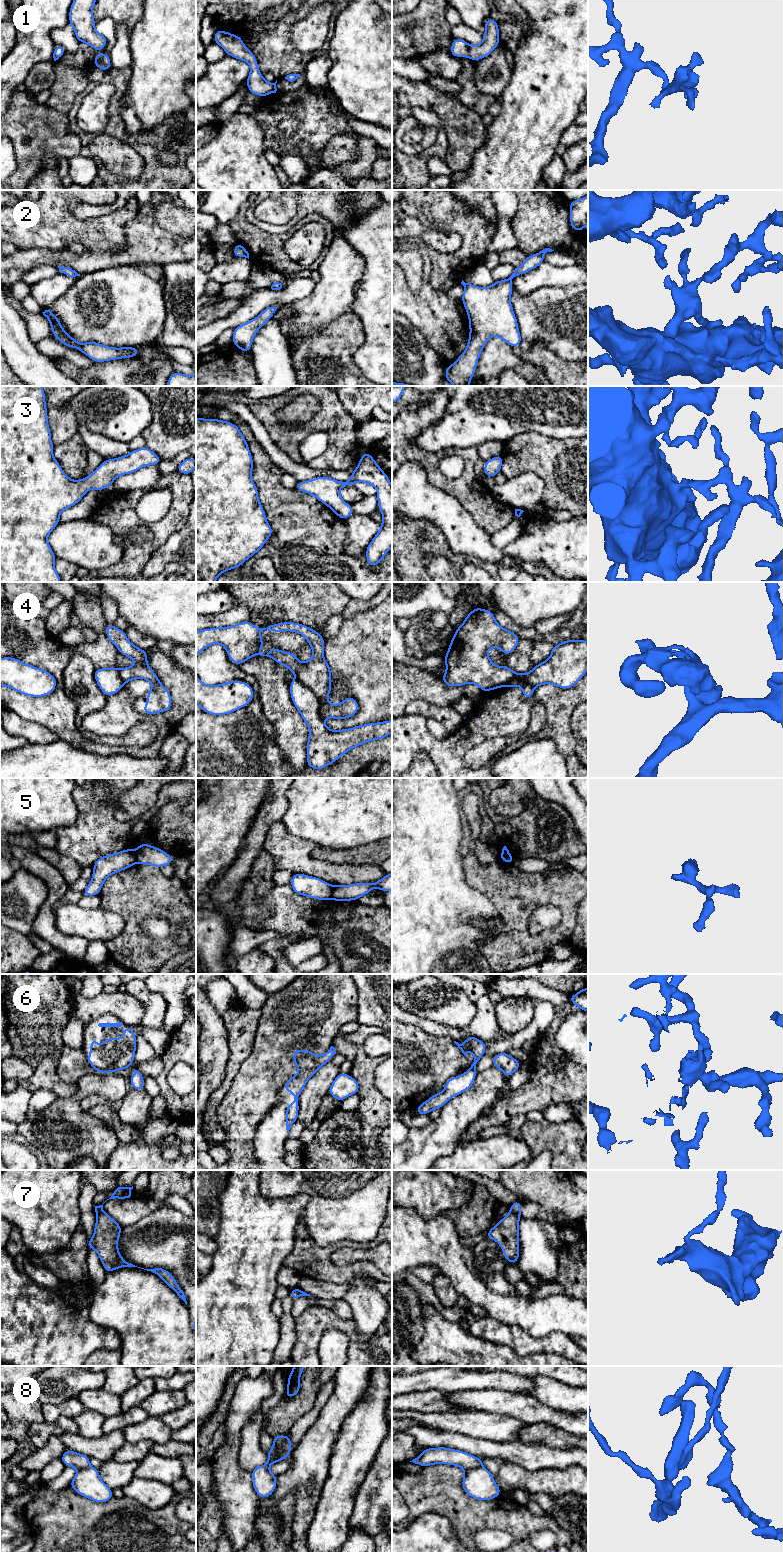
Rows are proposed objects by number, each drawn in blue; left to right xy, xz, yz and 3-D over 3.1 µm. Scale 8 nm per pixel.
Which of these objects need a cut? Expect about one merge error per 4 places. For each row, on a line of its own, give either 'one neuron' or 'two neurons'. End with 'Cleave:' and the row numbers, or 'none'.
1: one neuron
2: one neuron
3: one neuron
4: two neurons
5: two neurons
6: one neuron
7: two neurons
8: two neurons
Cleave: 4, 5, 7, 8

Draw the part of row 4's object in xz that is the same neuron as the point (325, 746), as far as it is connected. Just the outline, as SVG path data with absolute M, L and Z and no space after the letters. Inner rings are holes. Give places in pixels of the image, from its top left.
M297 677L289 686L292 702L309 729L306 761L312 769L323 769L354 747L380 740L392 733L392 720L331 730L321 718L318 697Z

